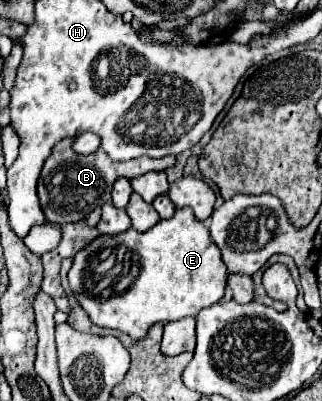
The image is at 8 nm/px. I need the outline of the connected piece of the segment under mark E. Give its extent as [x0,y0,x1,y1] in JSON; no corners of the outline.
[68,208,228,340]

